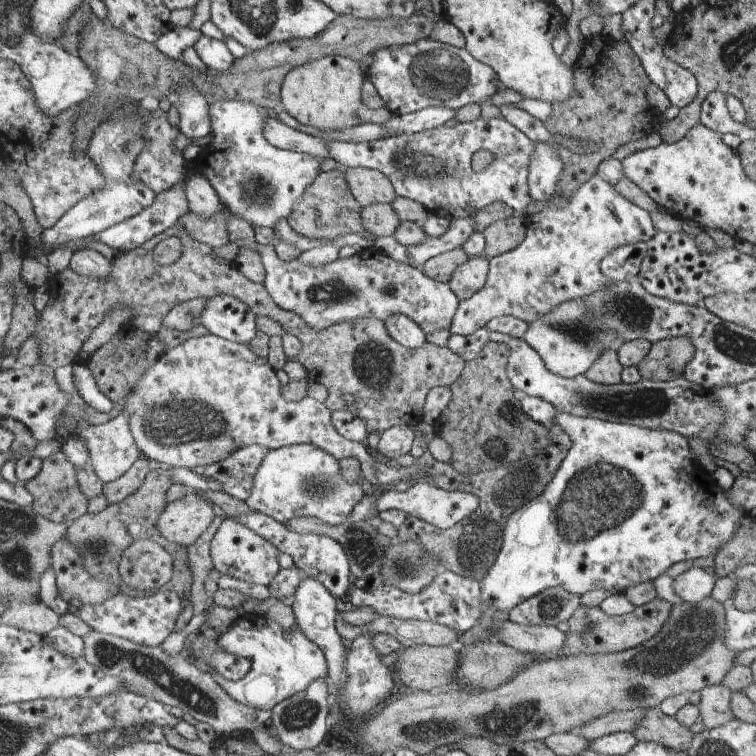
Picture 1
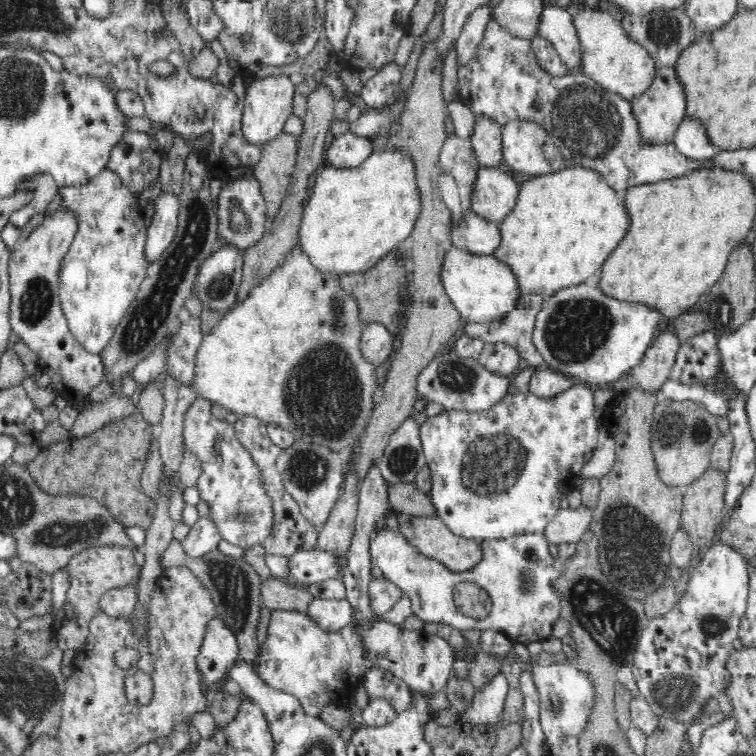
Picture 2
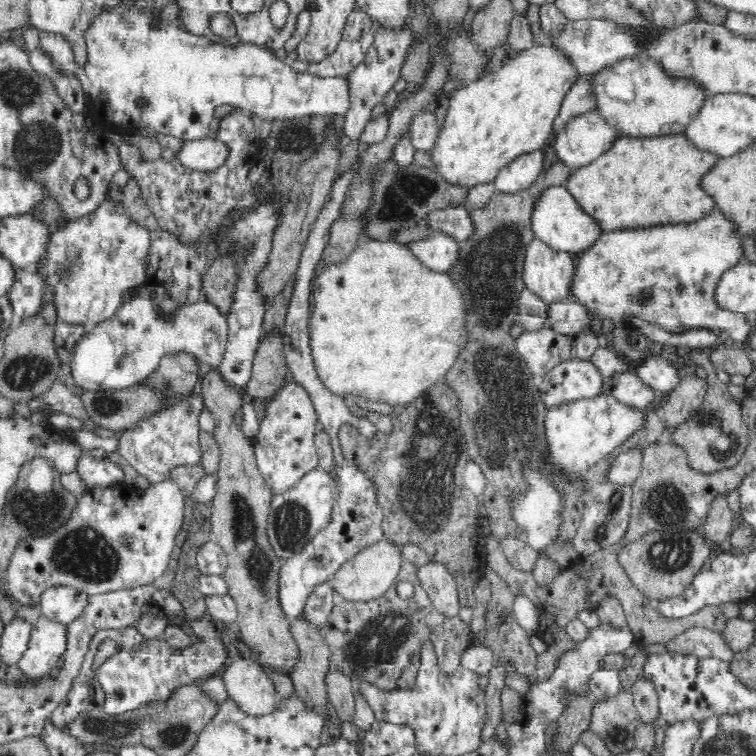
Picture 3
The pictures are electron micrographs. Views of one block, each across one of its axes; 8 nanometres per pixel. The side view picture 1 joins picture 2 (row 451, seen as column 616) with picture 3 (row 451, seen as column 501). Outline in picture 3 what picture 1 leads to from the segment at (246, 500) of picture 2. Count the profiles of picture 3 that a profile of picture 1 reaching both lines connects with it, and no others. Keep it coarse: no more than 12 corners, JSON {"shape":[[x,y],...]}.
{"shape":[[289,380],[261,411],[254,441],[273,494],[319,468],[319,420]]}

